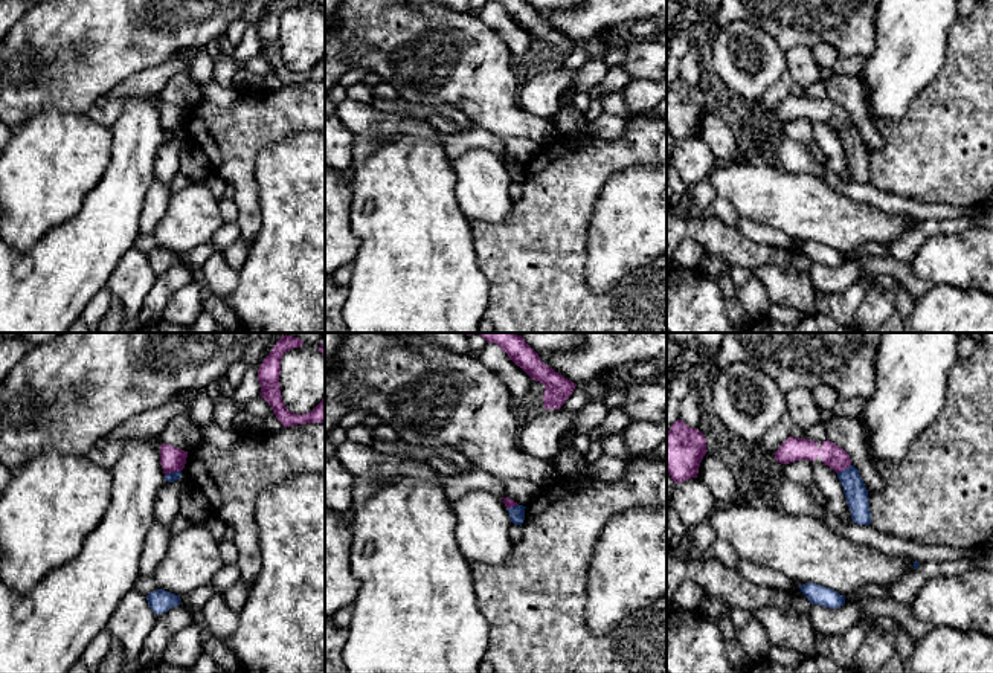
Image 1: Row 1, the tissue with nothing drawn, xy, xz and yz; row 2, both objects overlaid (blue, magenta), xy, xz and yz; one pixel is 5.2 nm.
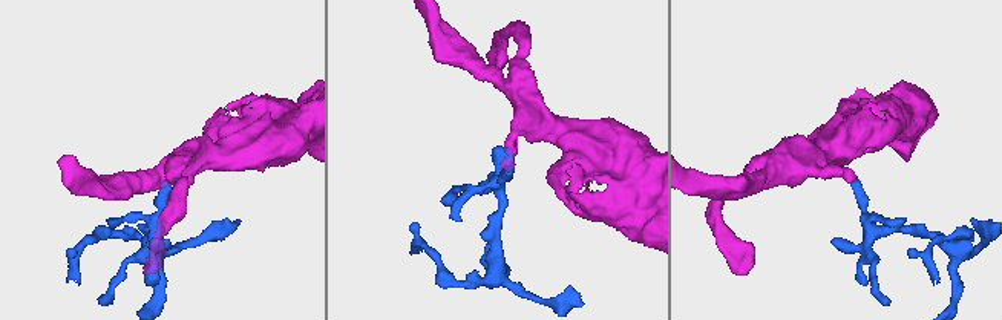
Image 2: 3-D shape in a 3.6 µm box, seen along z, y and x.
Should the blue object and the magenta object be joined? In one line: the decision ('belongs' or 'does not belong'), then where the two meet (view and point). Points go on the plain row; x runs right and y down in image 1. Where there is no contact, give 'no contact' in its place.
does not belong; meets blue in yz at (845, 127)

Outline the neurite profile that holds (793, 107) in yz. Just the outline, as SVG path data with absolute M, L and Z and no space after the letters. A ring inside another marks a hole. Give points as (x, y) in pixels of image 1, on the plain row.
M789 95L775 110L775 118L781 122L789 122L801 118L815 119L818 114L822 121L836 131L848 127L851 118L848 111L831 99L818 99Z

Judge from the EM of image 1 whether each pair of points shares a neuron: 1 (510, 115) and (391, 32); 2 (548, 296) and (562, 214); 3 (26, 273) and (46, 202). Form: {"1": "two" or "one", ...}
{"1": "one", "2": "one", "3": "two"}

